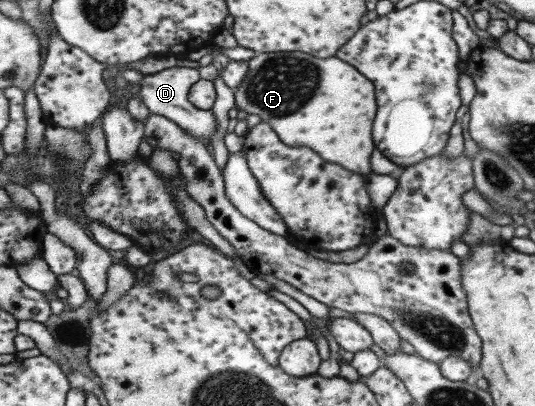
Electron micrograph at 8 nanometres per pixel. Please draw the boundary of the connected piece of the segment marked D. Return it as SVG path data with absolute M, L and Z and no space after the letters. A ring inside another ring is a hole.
M182 62L177 67L170 67L144 75L137 82L139 84L137 95L139 95L139 99L143 101L145 107L148 108L149 113L161 115L174 122L185 134L189 134L193 138L199 138L200 141L209 141L213 132L215 132L215 126L217 126L213 111L195 108L187 98L189 87L199 79L197 66Z

